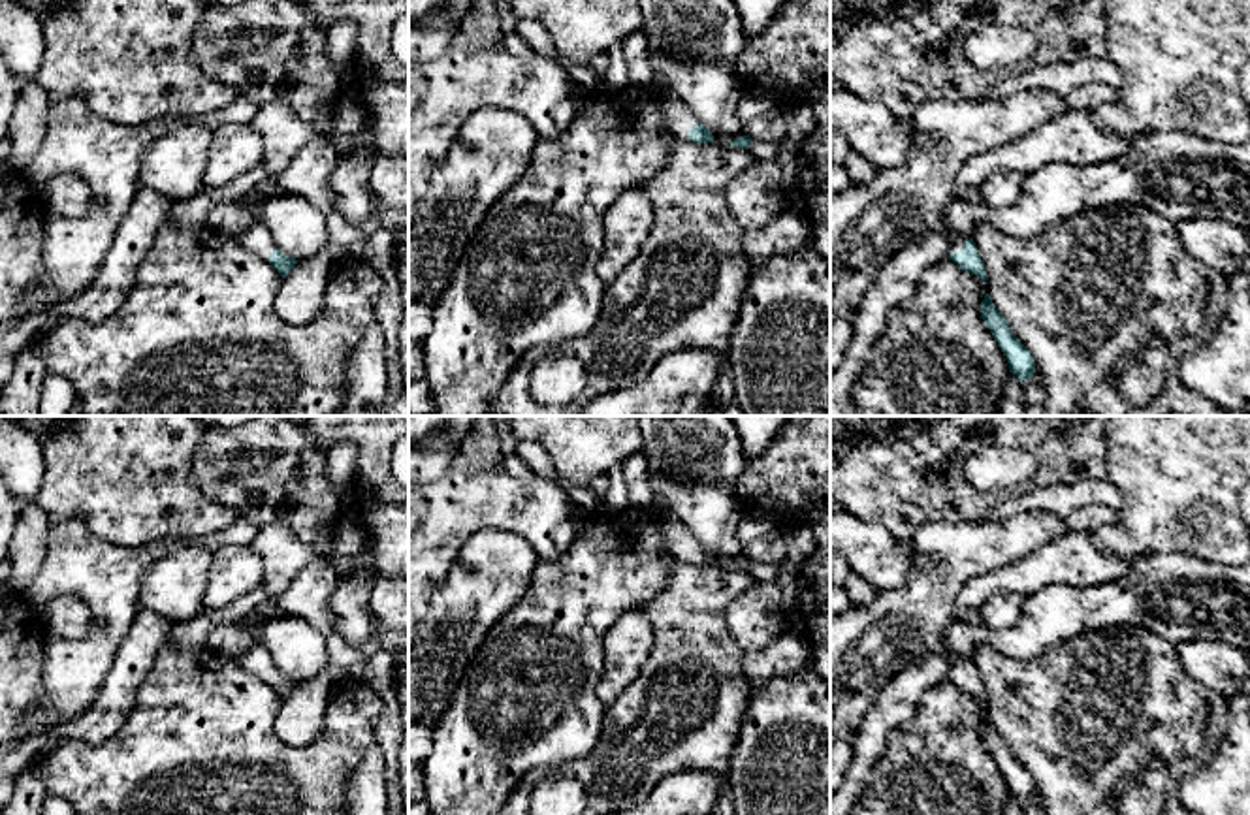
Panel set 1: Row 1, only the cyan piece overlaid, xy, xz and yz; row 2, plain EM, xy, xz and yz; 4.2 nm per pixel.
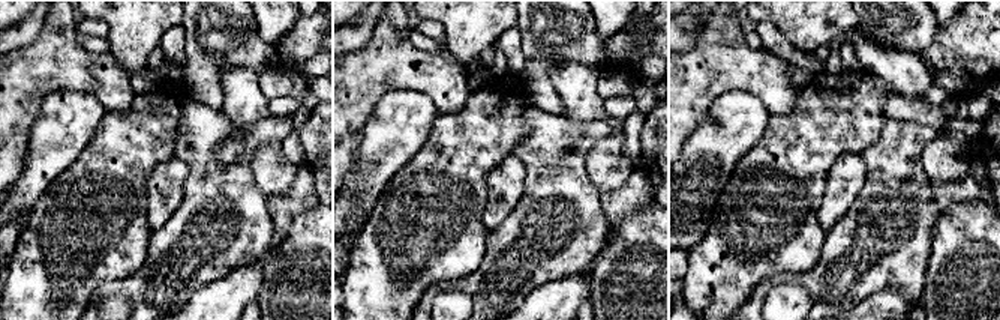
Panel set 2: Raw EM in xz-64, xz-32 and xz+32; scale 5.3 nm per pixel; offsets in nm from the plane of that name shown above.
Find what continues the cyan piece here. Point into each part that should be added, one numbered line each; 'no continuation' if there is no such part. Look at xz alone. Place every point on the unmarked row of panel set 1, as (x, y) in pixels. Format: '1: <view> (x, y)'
1: xz (680, 541)

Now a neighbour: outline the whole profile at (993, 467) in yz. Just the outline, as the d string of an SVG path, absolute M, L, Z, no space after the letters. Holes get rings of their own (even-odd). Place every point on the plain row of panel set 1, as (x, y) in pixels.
M985 444L964 463L966 478L981 491L1009 491L1037 474L1032 454L1018 448Z

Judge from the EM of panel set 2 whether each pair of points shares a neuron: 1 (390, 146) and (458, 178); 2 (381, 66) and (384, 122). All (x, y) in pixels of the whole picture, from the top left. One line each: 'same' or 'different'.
1: different
2: different

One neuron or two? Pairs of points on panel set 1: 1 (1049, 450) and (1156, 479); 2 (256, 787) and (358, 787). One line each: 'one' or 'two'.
1: two
2: two

